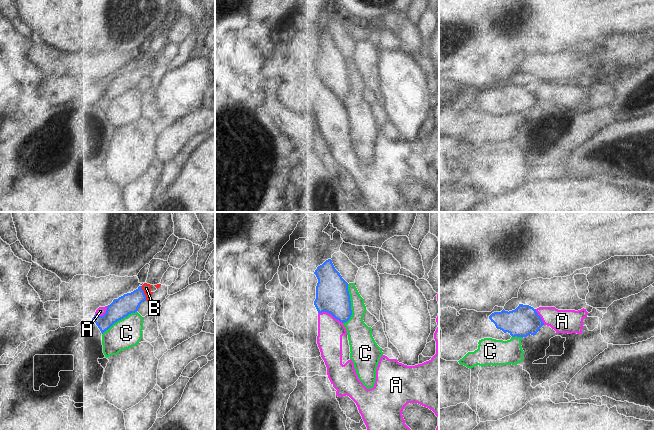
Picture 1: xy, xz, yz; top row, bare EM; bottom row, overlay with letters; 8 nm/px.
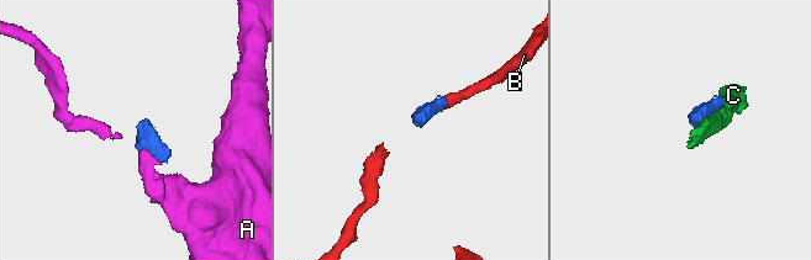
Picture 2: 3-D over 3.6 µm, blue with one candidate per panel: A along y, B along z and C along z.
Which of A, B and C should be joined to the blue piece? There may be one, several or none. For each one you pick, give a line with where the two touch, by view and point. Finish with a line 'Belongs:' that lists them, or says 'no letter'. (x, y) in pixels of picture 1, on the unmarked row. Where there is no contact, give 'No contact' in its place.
B: Touches blue at xy (143, 69)
Belongs: B.

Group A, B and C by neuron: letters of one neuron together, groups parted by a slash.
A / B / C

